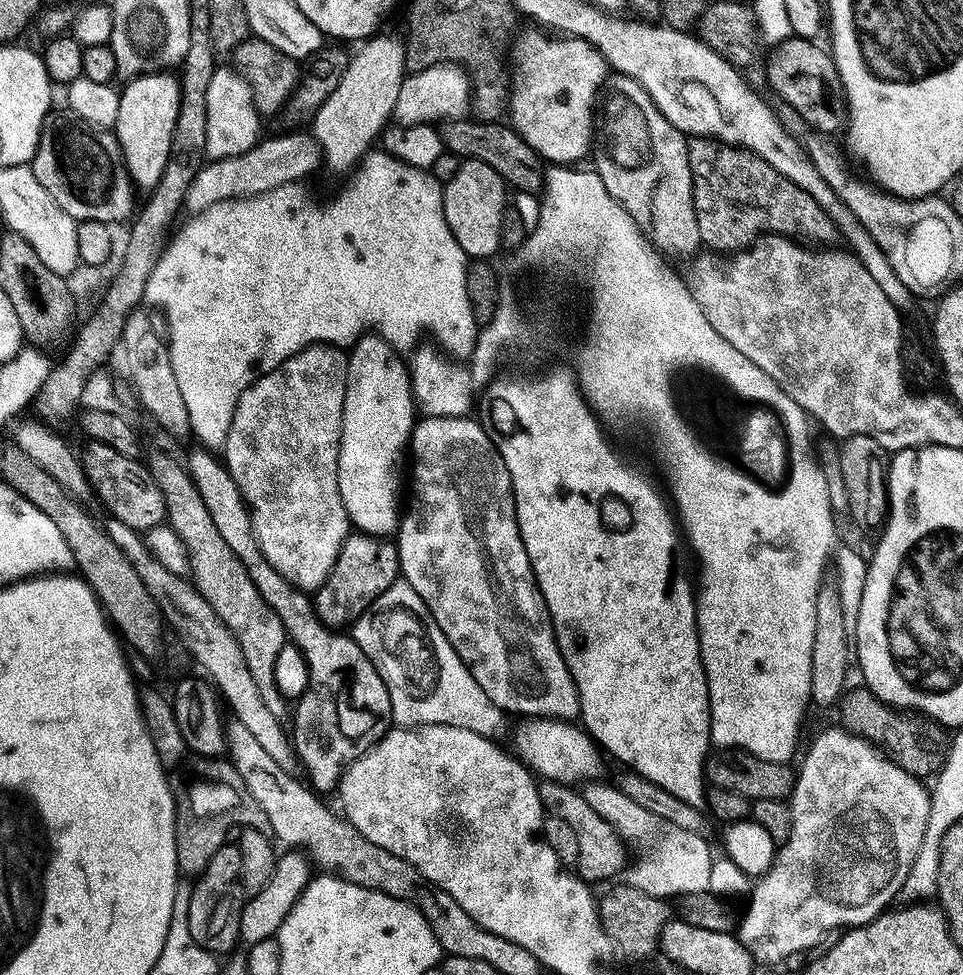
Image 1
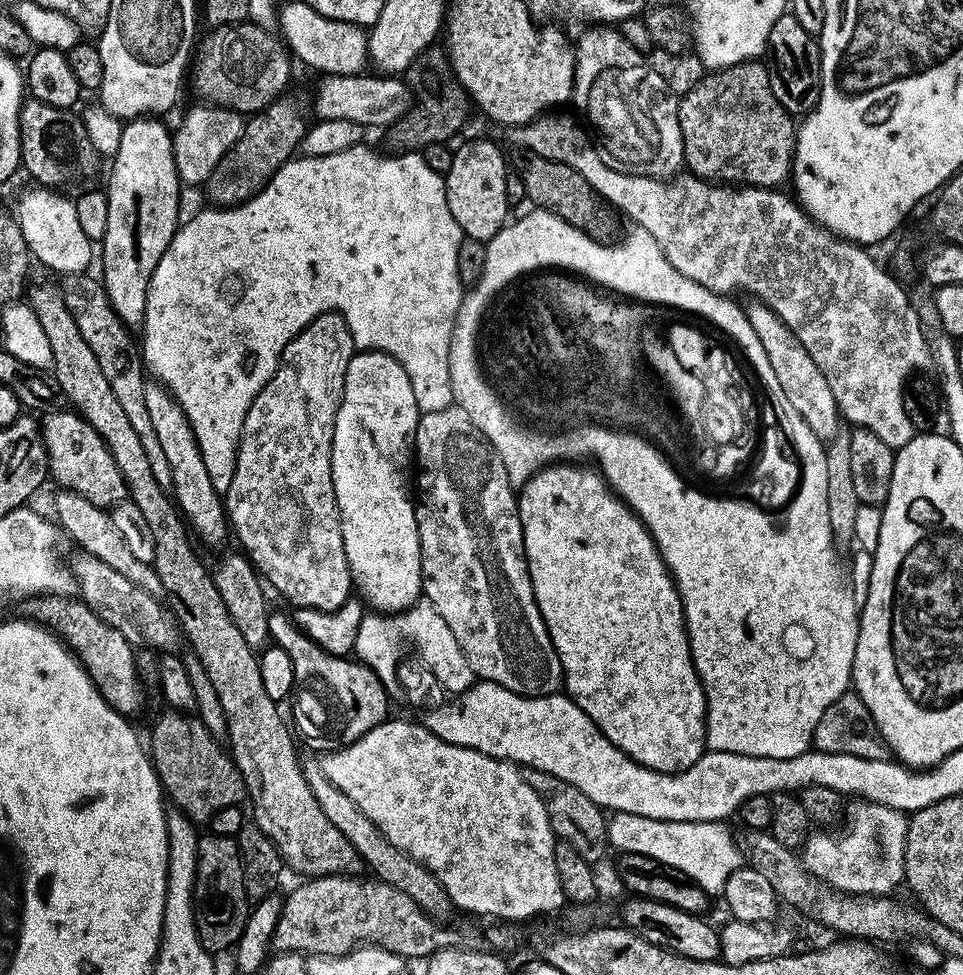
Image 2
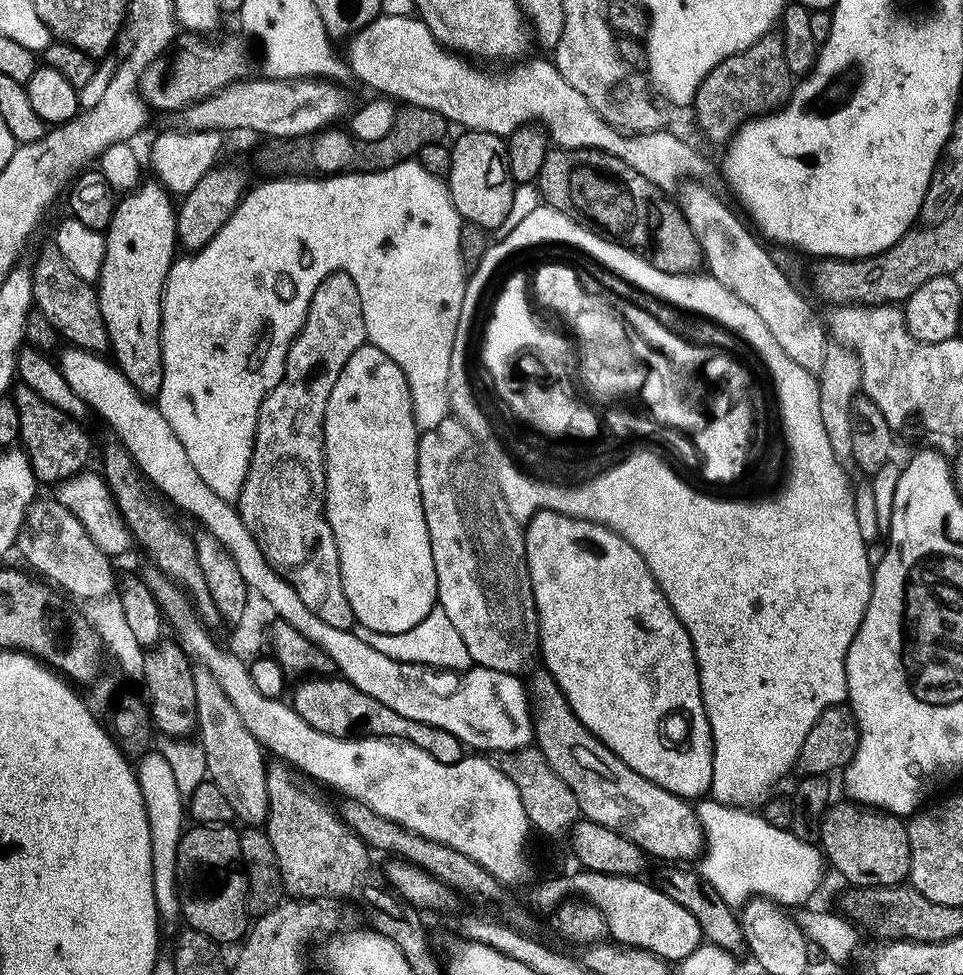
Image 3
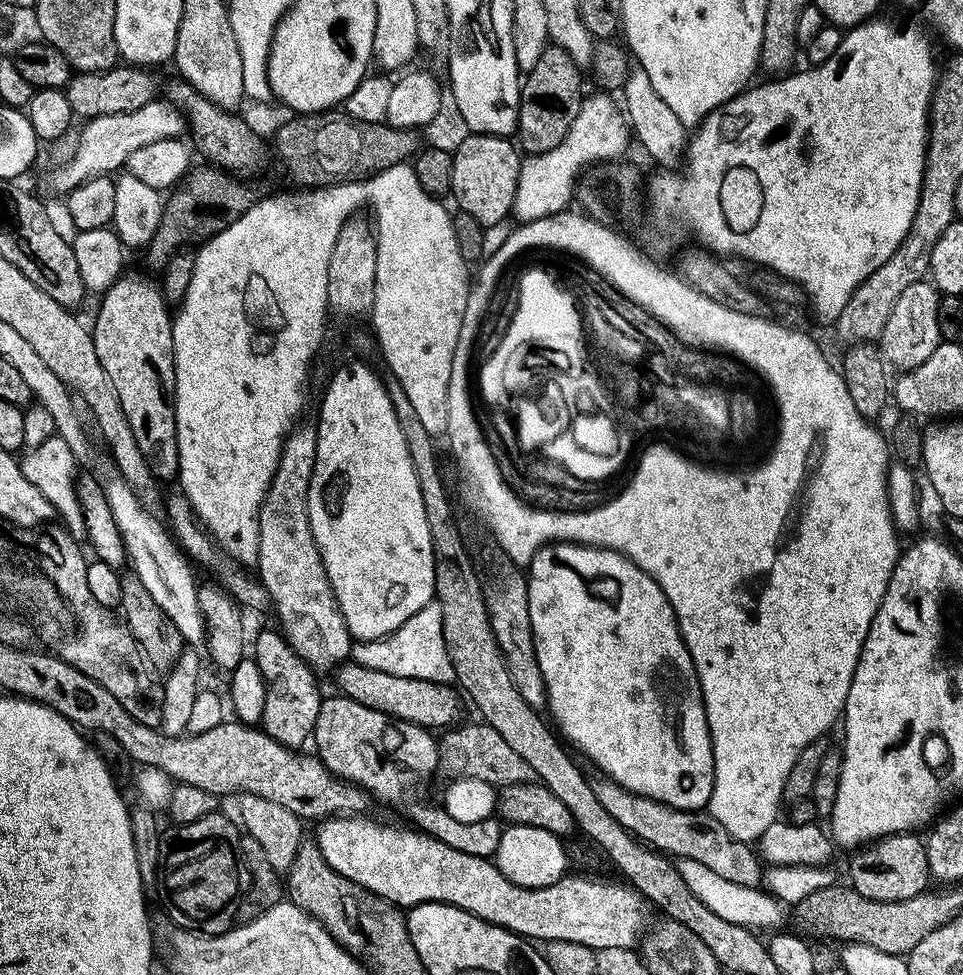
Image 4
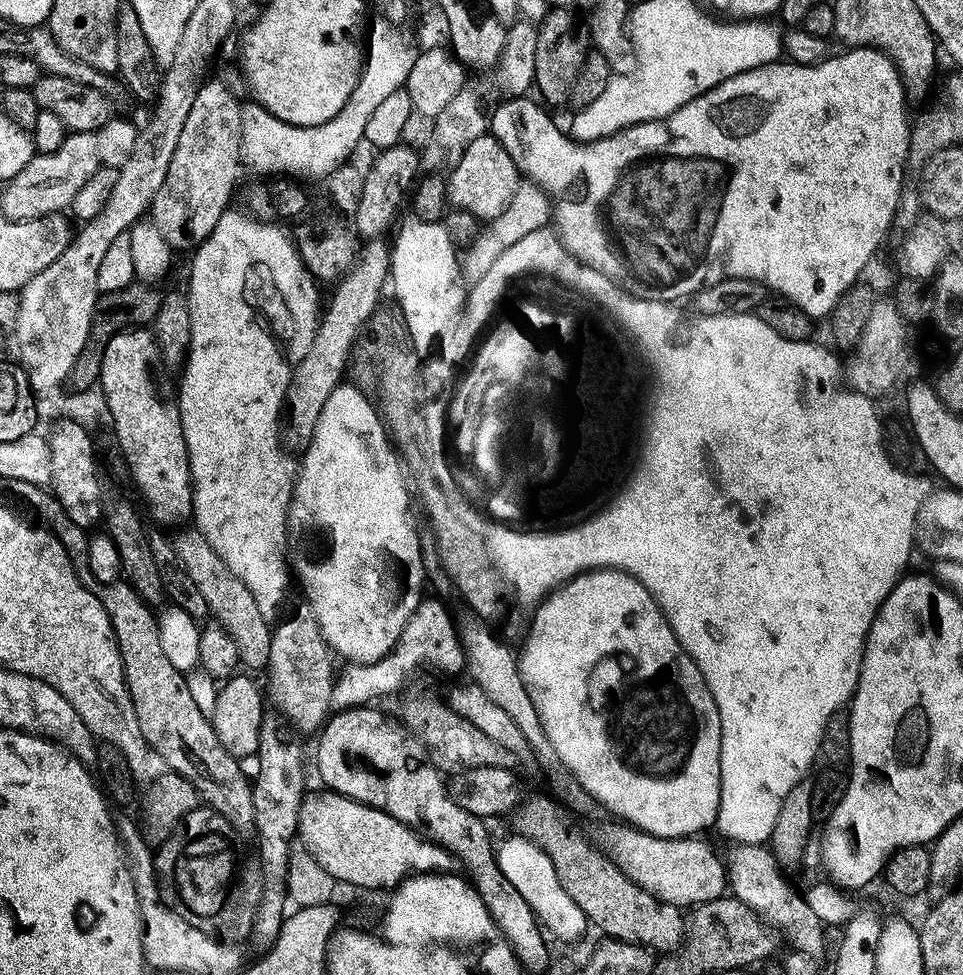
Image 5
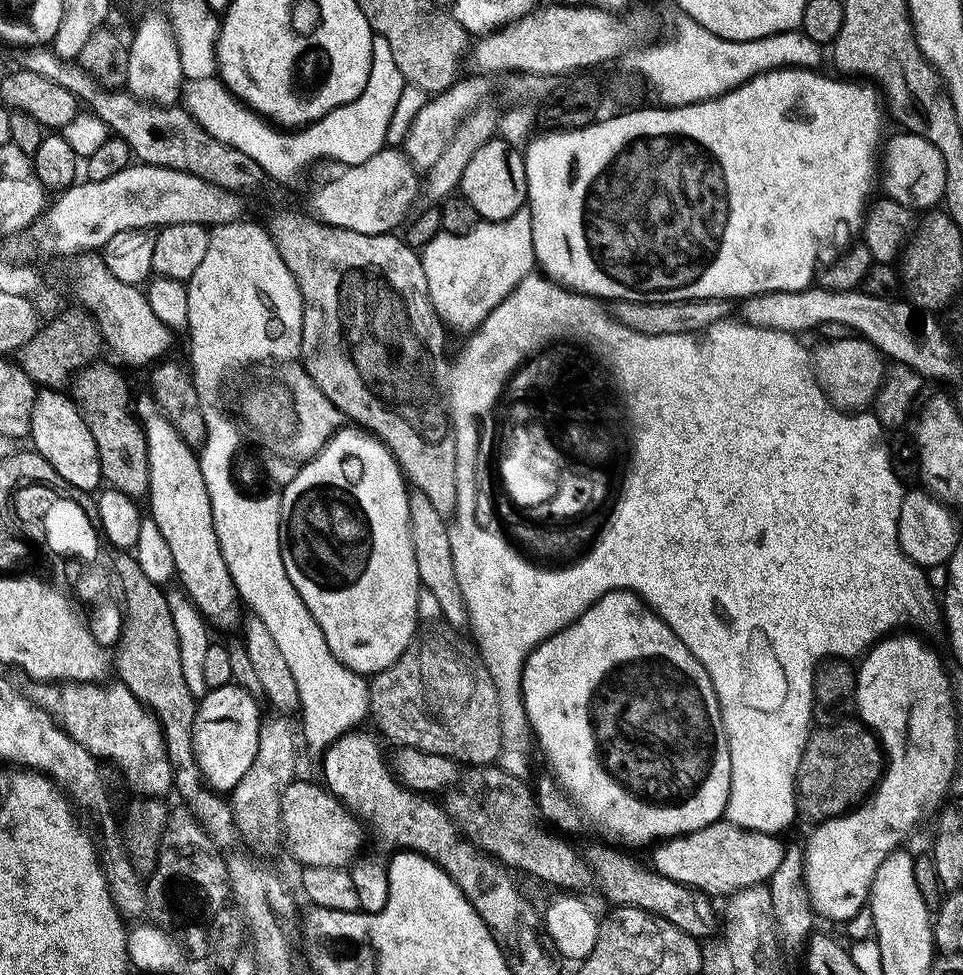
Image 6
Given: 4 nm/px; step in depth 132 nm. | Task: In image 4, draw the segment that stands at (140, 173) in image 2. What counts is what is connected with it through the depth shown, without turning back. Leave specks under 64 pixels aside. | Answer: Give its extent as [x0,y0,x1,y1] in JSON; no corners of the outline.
[90,278,180,482]

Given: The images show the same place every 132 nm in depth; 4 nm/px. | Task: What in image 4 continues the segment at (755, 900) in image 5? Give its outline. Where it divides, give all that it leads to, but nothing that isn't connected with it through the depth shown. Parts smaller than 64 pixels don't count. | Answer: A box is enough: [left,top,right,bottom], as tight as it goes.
[590,774,762,887]

